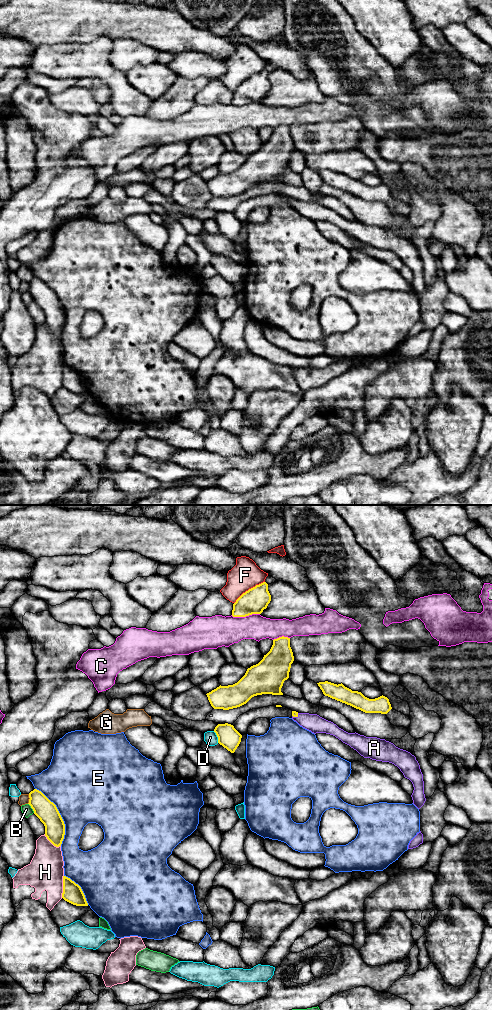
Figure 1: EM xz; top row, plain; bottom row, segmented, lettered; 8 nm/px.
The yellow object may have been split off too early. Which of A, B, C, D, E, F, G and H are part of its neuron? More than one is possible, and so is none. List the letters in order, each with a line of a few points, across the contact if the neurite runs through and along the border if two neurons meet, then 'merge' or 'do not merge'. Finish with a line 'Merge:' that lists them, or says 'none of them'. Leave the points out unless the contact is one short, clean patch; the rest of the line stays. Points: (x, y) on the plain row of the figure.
A: xz (295, 202), (295, 204), (312, 210) | merge
B: do not merge
C: do not merge
D: xz (213, 219), (218, 230) | do not merge
E: do not merge
F: do not merge
G: do not merge
H: do not merge
Merge: A

